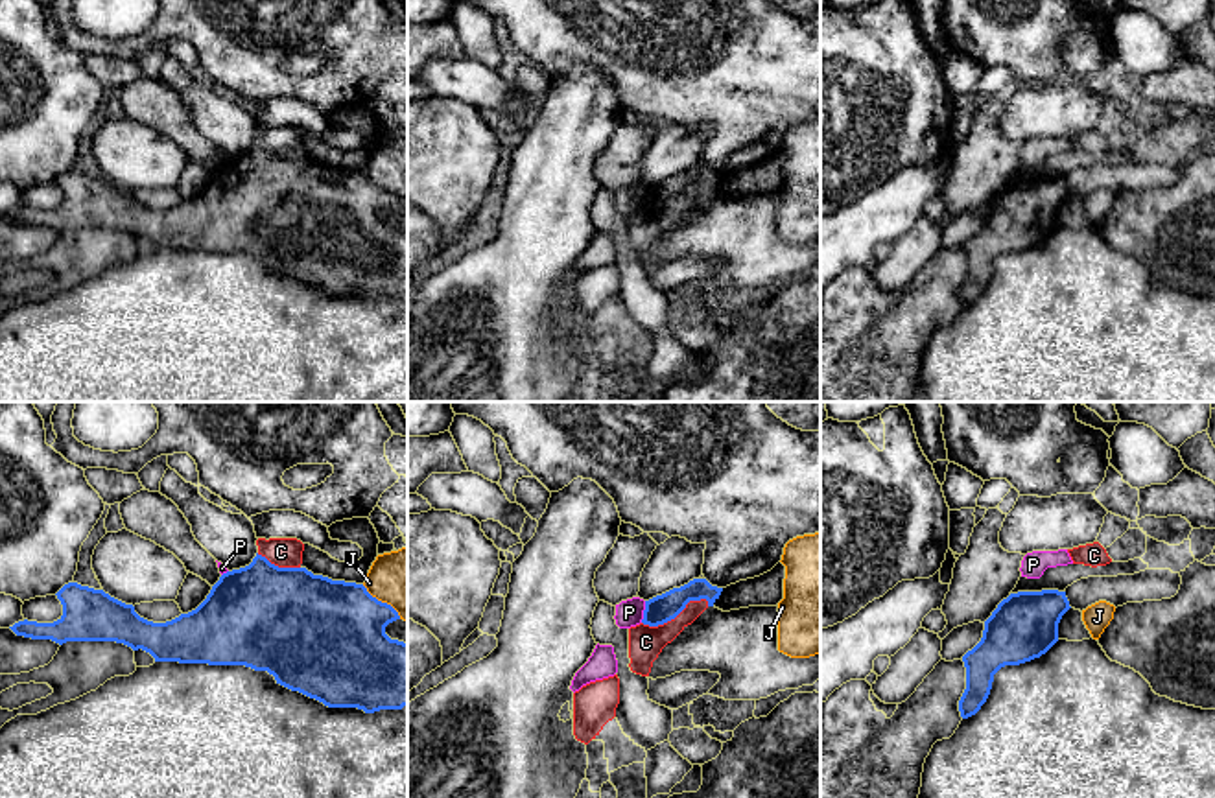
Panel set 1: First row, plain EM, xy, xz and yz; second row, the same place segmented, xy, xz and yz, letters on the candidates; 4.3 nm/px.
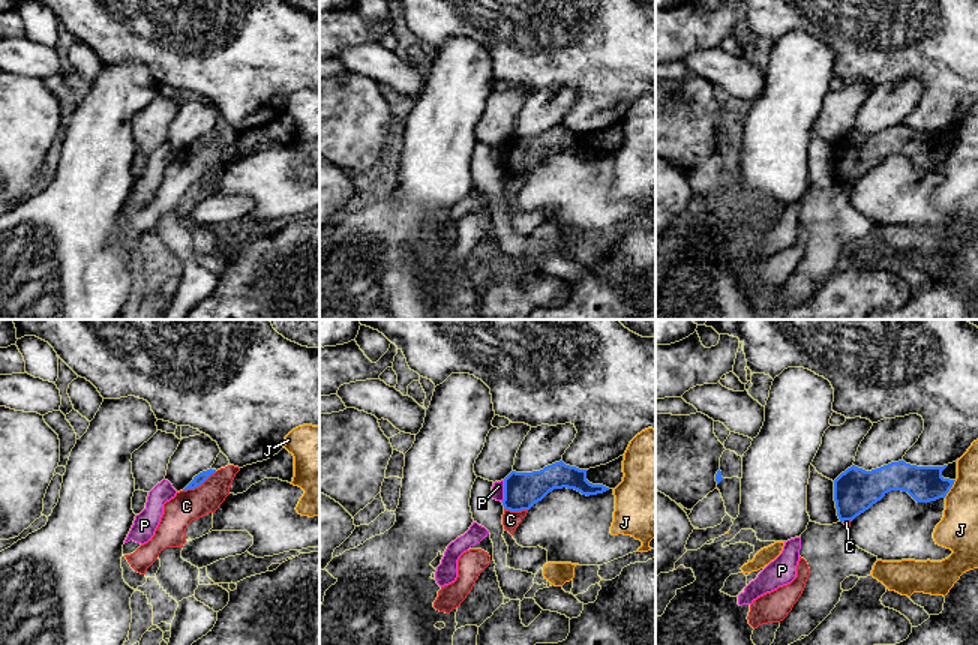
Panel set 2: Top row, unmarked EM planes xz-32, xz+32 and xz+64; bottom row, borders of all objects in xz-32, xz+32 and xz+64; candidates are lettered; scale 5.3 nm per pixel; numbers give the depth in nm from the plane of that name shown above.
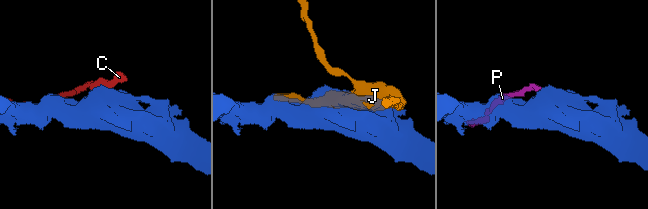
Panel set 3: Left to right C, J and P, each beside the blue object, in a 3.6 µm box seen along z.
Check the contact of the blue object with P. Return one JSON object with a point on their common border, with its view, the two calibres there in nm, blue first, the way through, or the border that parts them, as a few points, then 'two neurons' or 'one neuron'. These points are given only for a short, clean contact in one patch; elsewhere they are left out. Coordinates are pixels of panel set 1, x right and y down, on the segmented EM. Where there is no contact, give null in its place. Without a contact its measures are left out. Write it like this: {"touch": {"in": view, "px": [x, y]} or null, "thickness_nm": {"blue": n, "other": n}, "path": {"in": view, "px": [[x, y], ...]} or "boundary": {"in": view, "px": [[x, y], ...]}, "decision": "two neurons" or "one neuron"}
{"touch": {"in": "xz", "px": [644, 612]}, "thickness_nm": {"blue": 120, "other": 120}, "boundary": {"in": "xz", "px": [[646, 601], [640, 621]]}, "decision": "two neurons"}

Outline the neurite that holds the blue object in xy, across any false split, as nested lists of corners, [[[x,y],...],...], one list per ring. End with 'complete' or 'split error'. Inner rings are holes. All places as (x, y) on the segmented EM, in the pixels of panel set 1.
[[[256,553],[249,566],[223,573],[195,610],[166,623],[147,621],[135,612],[133,604],[77,582],[65,584],[55,595],[63,604],[63,616],[57,621],[24,619],[9,628],[17,636],[52,640],[59,645],[66,641],[116,641],[133,651],[149,652],[155,662],[245,665],[254,671],[267,671],[277,684],[328,708],[358,708],[374,713],[407,706],[407,643],[385,634],[385,627],[400,616],[391,604],[372,597],[363,584],[332,581],[313,575],[306,568],[278,568]]] | complete

